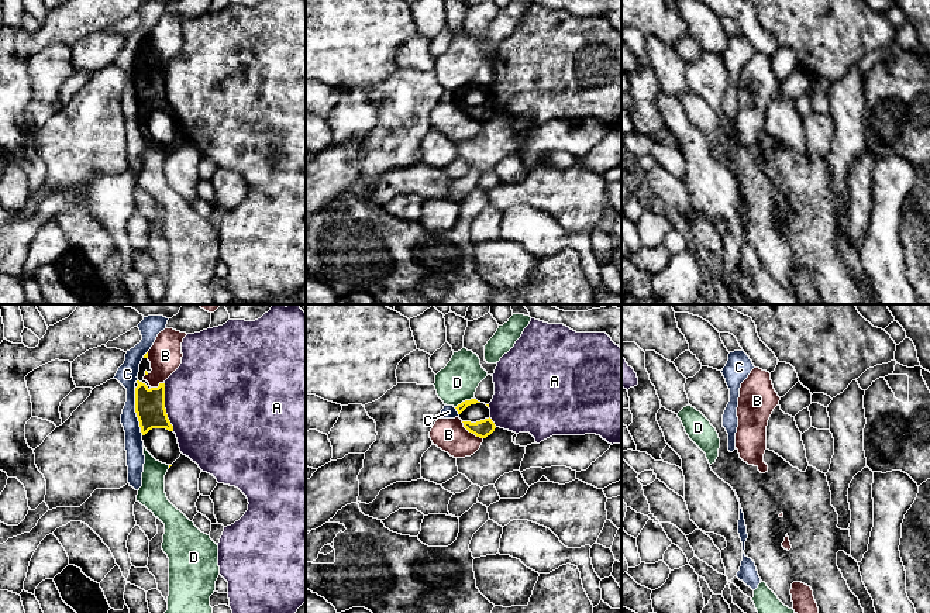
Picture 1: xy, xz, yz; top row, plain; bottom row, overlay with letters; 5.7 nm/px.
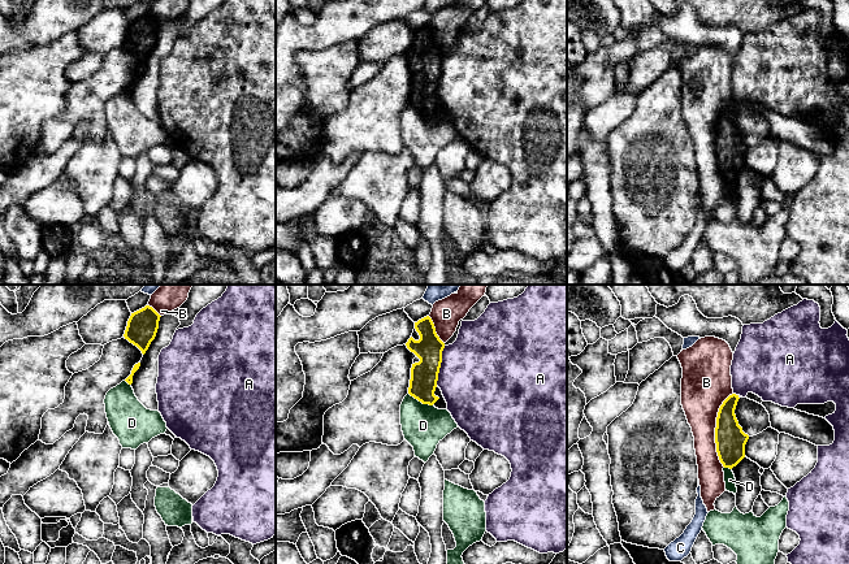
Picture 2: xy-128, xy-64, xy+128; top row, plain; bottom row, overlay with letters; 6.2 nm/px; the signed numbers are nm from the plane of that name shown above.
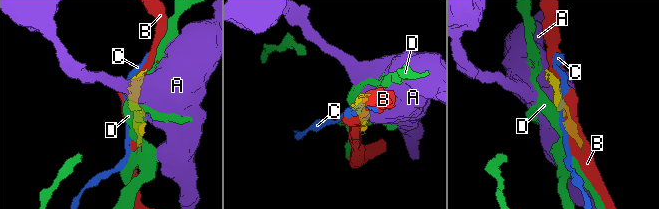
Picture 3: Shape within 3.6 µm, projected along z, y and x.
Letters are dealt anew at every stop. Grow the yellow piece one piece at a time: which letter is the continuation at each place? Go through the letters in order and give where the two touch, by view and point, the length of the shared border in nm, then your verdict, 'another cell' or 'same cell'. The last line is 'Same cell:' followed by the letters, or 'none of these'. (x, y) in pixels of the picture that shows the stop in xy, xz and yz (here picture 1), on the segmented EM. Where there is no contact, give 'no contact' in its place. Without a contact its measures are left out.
A: xy (164, 407) | 280 nm | another cell
B: xz (471, 431) | 160 nm | another cell
C: xy (135, 412) | 280 nm | another cell
D: xz (465, 400) | 130 nm | another cell
Same cell: none of these

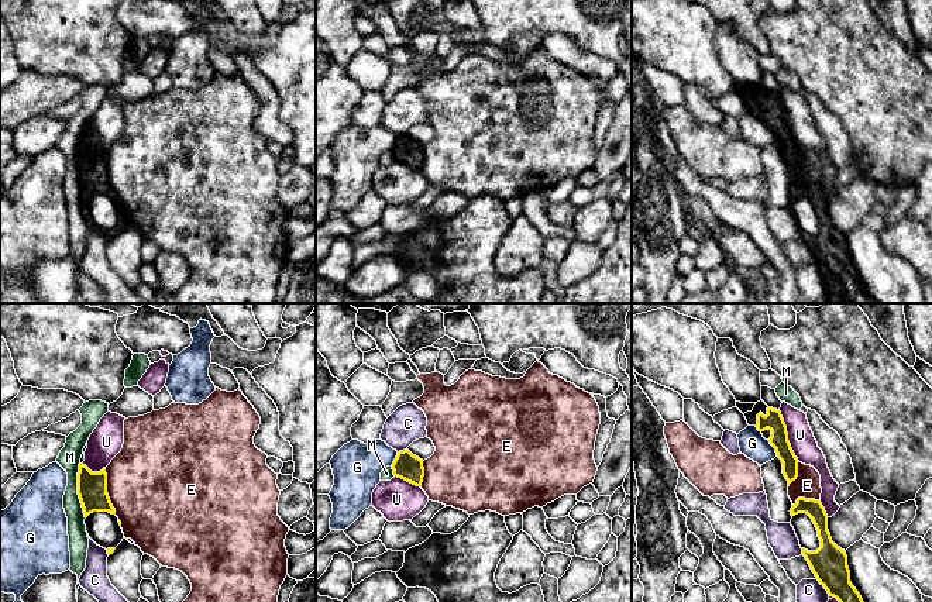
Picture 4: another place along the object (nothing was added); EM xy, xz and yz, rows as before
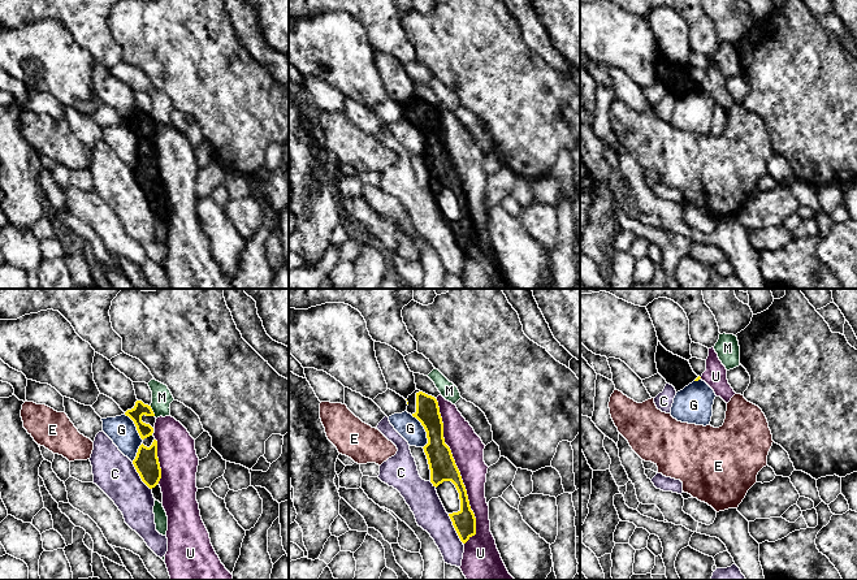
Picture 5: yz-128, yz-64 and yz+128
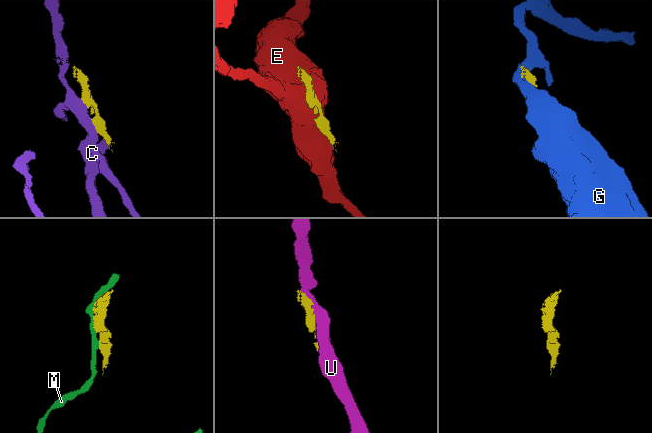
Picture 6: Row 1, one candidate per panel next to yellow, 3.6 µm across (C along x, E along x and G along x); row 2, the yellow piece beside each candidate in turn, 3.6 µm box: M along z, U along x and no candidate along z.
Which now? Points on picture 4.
C: yz (824, 587) | 120 nm | another cell
E: xy (106, 491) | 280 nm | another cell
G: yz (774, 447) | 110 nm | another cell
M: xy (78, 491) | 320 nm | another cell
U: yz (787, 436) | 300 nm | another cell
Same cell: none of these

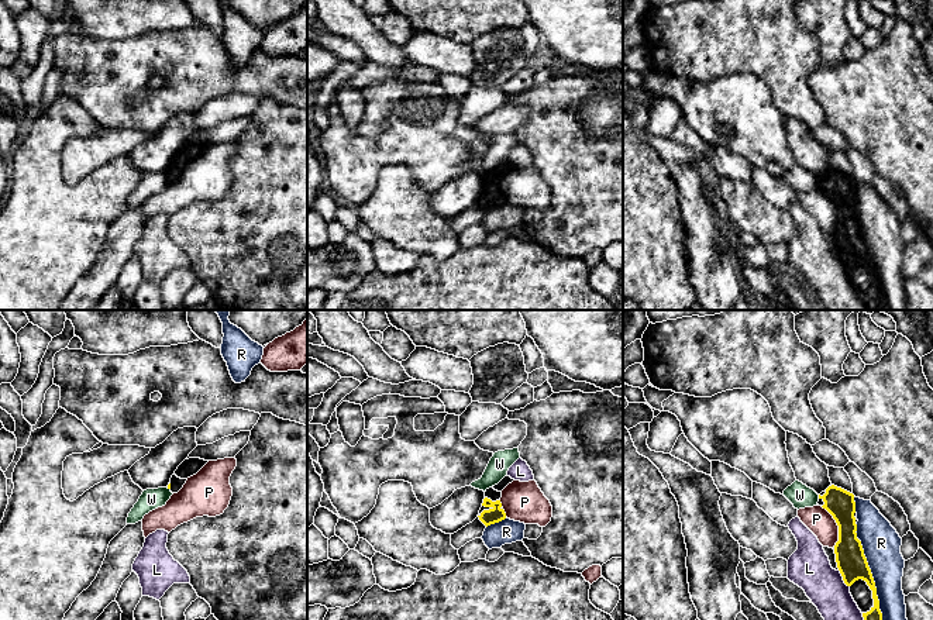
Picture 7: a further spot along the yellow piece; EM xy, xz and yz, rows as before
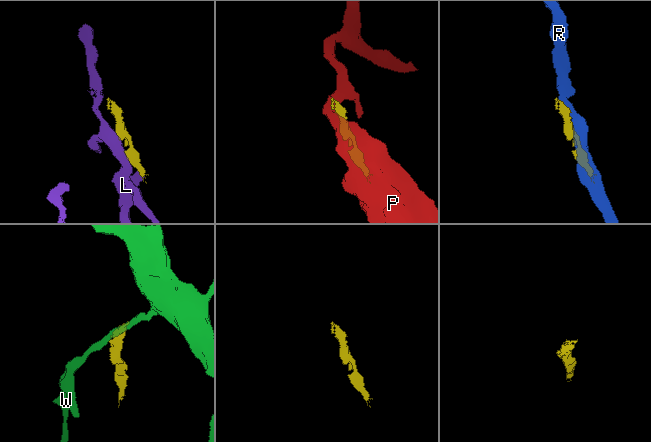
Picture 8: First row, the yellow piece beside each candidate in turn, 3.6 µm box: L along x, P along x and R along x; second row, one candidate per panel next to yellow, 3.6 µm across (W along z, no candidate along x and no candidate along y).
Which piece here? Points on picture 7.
L: yz (843, 578) | 120 nm | another cell
P: yz (839, 527) | 260 nm | another cell
R: yz (870, 572) | 550 nm | another cell
W: yz (819, 496) | 30 nm | another cell
Same cell: none of these

